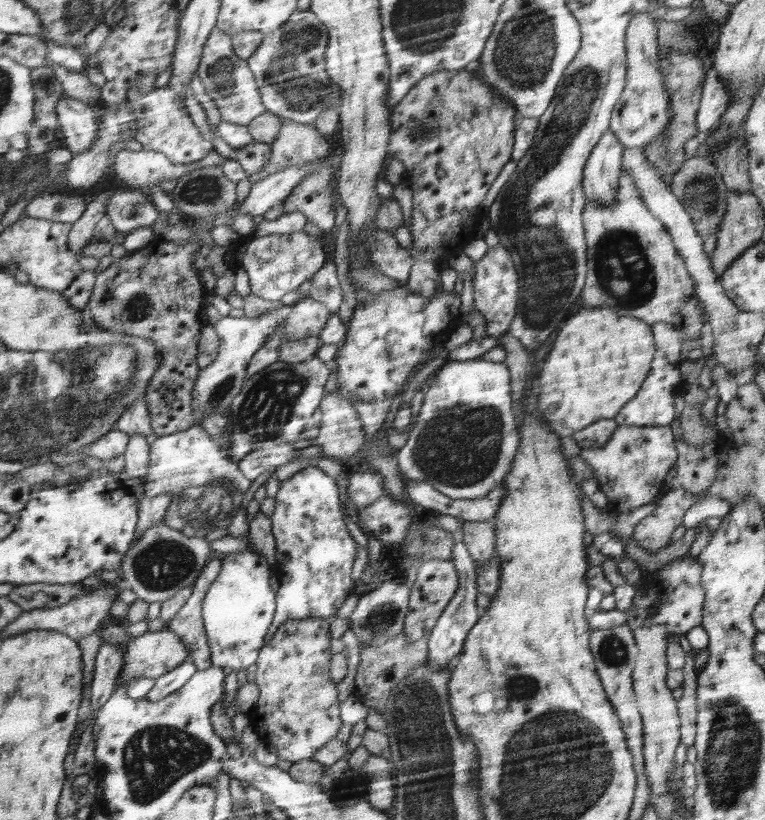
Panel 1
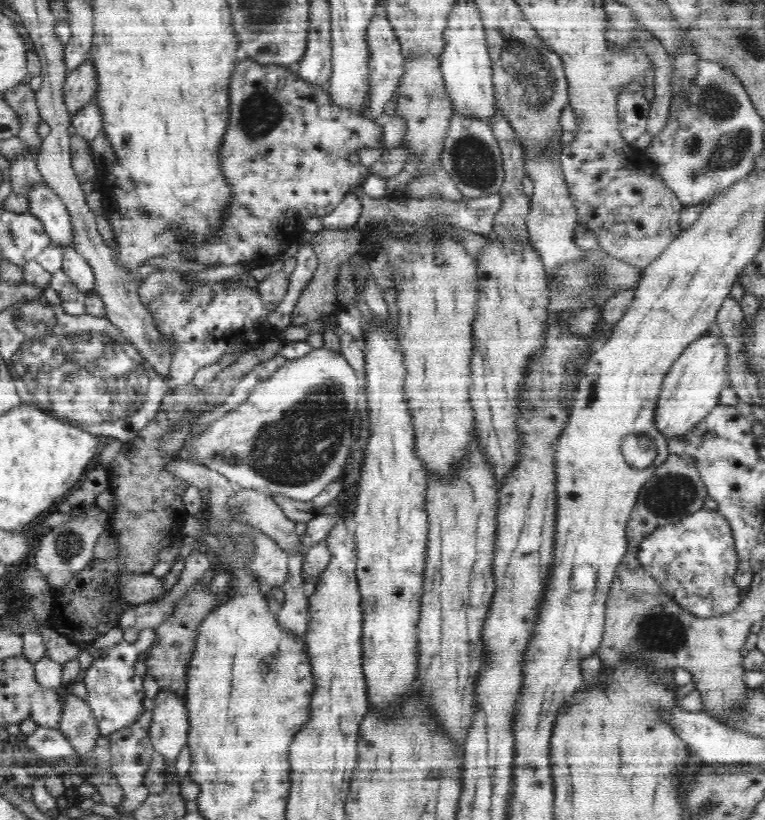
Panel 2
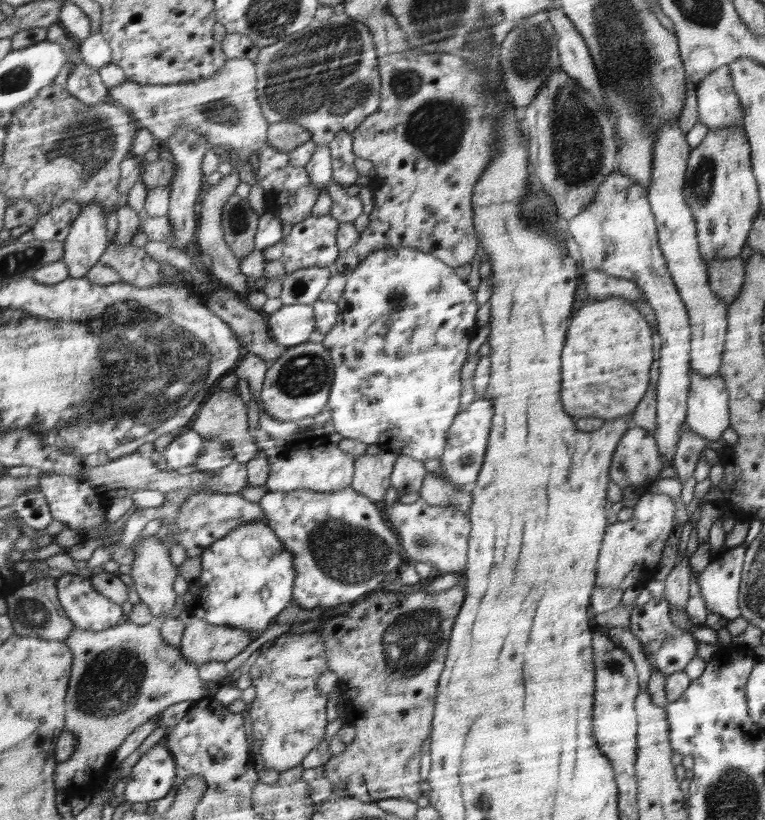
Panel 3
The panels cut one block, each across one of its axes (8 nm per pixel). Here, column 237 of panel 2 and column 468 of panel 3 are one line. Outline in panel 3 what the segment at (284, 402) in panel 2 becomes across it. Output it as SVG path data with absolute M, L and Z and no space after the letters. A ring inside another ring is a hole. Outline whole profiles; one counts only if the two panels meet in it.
M482 394L482 396L474 396L468 408L459 412L457 418L454 419L449 428L449 440L445 446L445 453L438 458L442 464L440 474L446 476L446 479L453 485L471 488L476 483L488 452L490 418L493 414L494 408L492 408L490 398Z

